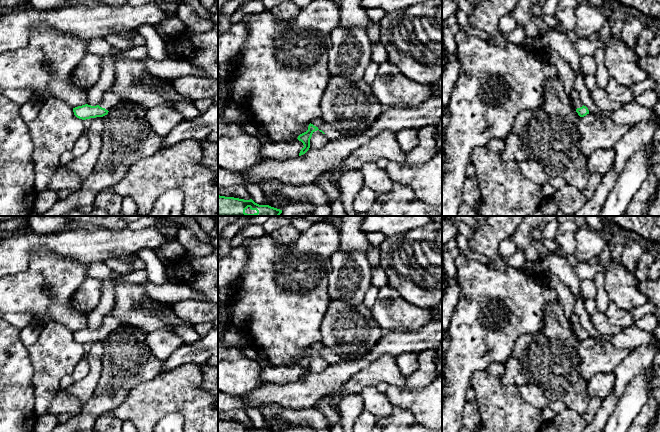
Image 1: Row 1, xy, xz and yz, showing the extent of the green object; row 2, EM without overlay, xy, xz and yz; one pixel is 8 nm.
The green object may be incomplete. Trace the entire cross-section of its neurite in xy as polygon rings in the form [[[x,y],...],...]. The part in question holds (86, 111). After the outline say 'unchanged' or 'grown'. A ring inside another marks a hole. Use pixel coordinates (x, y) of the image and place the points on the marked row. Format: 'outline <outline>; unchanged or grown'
outline [[[109,89],[105,95],[104,99],[96,106],[91,106],[88,104],[78,106],[73,108],[74,115],[82,120],[103,117],[108,114],[108,112],[118,104],[119,100],[117,95]]]; grown

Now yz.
outline [[[575,89],[571,91],[569,98],[571,99],[572,105],[580,117],[584,117],[589,114],[588,108],[580,101],[579,94]]]; grown

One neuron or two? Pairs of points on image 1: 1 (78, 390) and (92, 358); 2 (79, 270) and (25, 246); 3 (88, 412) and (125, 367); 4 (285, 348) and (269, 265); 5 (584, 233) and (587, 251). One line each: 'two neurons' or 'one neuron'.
1: one neuron
2: two neurons
3: one neuron
4: one neuron
5: one neuron

